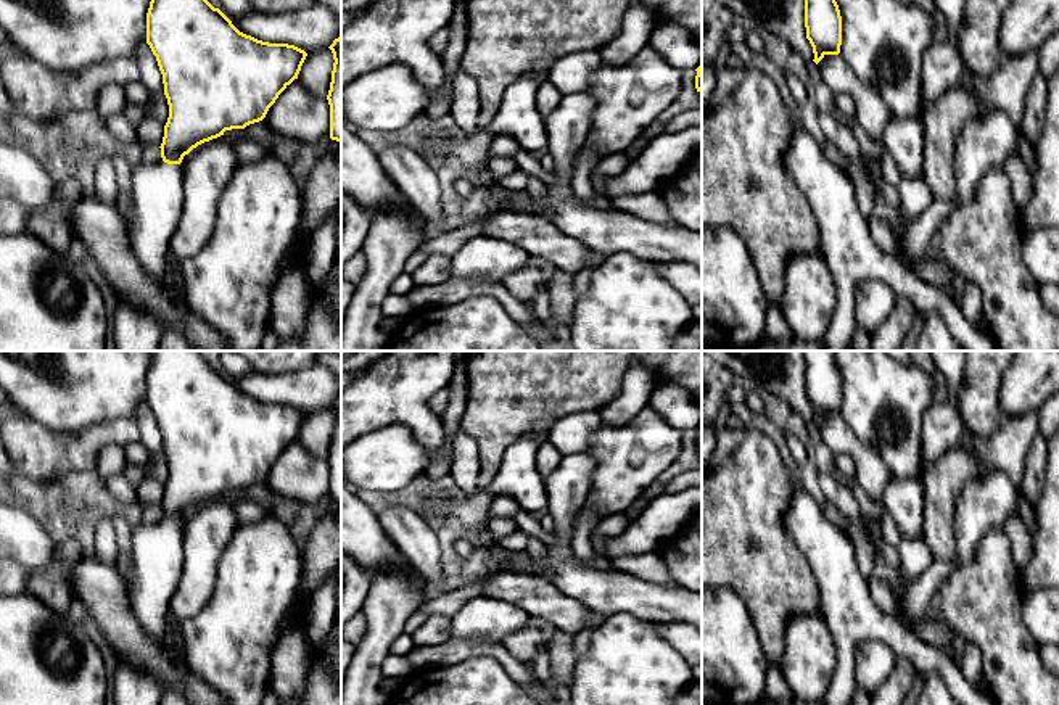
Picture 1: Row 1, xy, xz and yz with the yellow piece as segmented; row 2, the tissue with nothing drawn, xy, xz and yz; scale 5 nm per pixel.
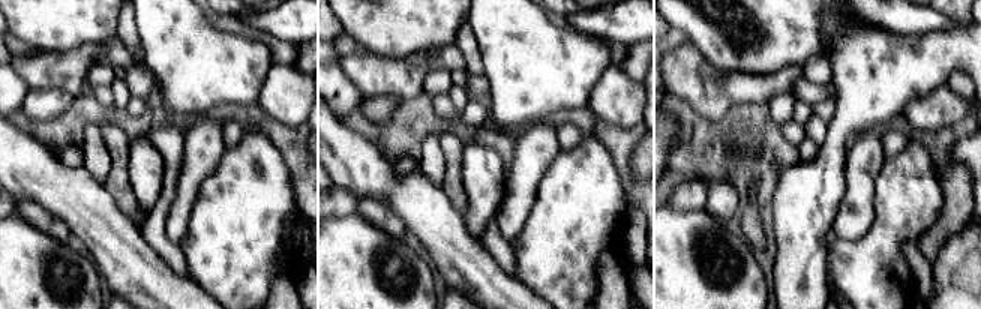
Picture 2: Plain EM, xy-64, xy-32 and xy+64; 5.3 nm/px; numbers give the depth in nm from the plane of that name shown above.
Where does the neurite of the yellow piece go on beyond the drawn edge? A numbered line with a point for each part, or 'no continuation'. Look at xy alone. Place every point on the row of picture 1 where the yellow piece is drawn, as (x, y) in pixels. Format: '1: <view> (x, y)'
1: xy (156, 189)

